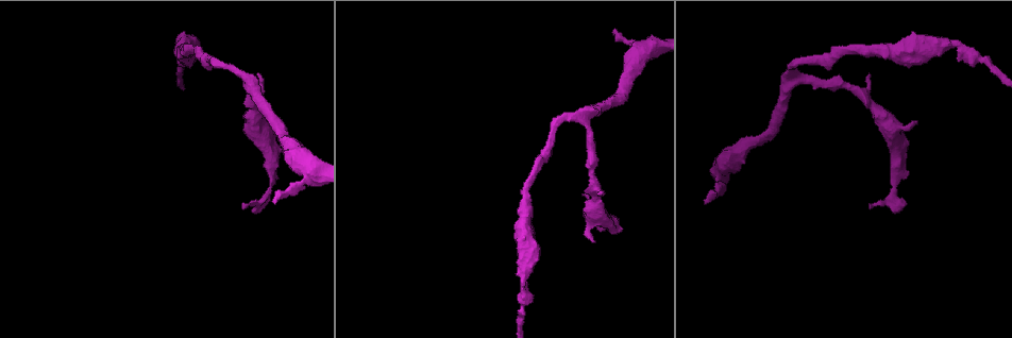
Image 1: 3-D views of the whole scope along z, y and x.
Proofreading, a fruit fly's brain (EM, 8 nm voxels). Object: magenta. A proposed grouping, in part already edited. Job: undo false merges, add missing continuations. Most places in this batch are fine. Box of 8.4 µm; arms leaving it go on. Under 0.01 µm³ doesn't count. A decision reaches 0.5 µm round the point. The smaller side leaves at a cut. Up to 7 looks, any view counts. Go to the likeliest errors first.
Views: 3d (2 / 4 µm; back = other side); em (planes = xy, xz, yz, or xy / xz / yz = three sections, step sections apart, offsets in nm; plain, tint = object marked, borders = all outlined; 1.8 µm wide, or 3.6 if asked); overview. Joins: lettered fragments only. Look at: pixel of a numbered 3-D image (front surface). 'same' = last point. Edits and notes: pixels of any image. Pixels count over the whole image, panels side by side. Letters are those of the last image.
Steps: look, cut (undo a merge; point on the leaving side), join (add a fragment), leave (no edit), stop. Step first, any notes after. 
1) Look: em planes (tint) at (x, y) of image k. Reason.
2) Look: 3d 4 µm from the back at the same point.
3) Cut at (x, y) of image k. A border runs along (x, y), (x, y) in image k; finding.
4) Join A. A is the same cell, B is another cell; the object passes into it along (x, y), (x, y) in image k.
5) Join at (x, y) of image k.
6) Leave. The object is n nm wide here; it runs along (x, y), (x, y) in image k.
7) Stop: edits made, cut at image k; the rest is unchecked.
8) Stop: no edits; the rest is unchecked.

Look: em planes (borders) at (706, 204) of image 1. An open end.

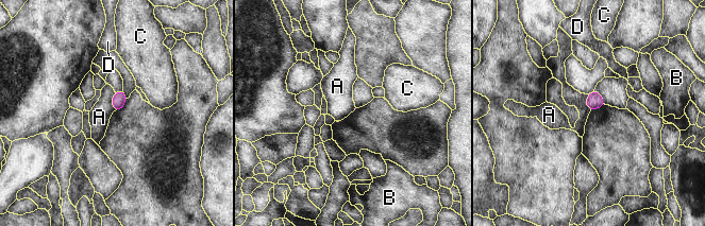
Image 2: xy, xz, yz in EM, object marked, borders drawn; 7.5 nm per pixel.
Leave. The longest contact is with A, 140 nm; A, B, C and D are other cells; none of them fits.

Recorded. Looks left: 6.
Look: em xz step 16 (tint) at (257, 75) of image 1. An open end.

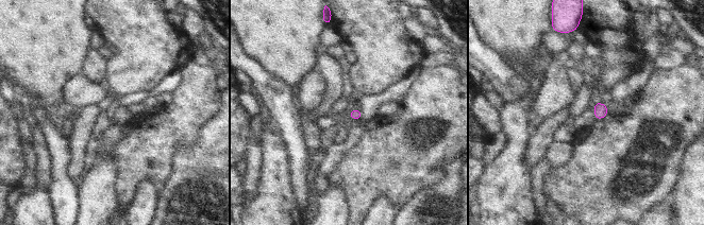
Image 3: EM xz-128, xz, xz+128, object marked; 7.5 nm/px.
Look: em planes (borders) at the same point. Cut it another way.

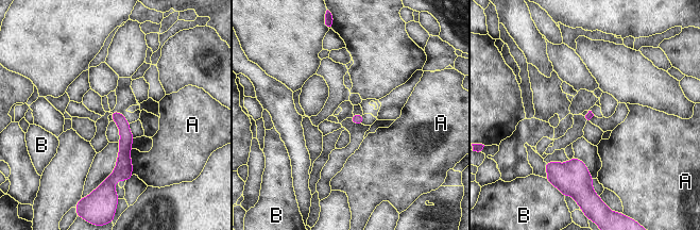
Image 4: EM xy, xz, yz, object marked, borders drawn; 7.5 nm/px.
Leave. The longest contact is with A, 200 nm; A and B are other cells; a border runs along (131, 149), (132, 175) in image 4; no lettered fragment goes on from it.

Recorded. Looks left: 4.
Look: 3d 4 µm from the back at (895, 213) of image 1. Branch stops here.

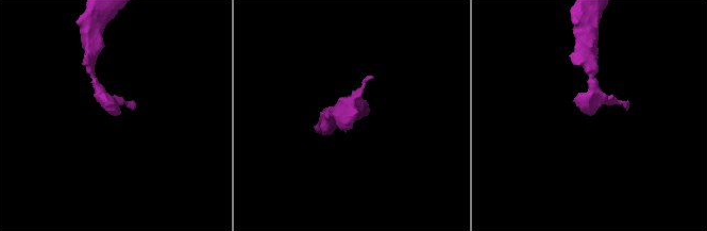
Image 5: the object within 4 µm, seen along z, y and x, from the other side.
Look: em xy step 16 (tint) at (590, 114) of image 5.

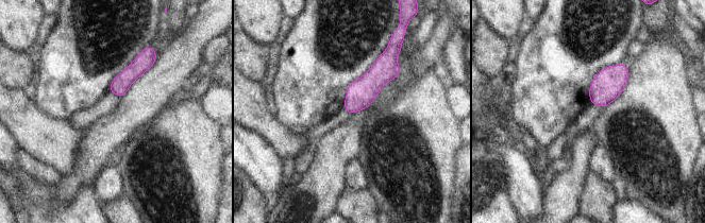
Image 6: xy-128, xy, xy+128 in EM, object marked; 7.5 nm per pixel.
Look: em xy step 16 (borders) at the same point. See the neighbours.

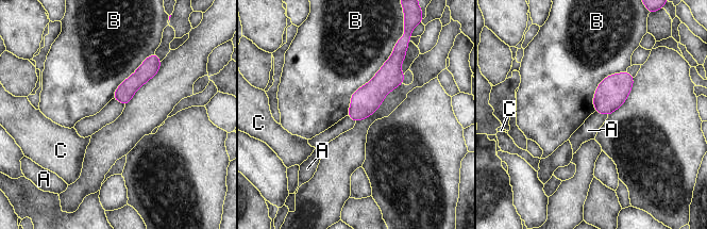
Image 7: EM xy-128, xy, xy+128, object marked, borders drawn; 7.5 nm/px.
Leave. A, B and C are other cells; a border runs along (594, 111), (607, 116) in image 7; no lettered fragment goes on from it.

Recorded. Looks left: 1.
Stop: no edits; the rest is unchecked.

